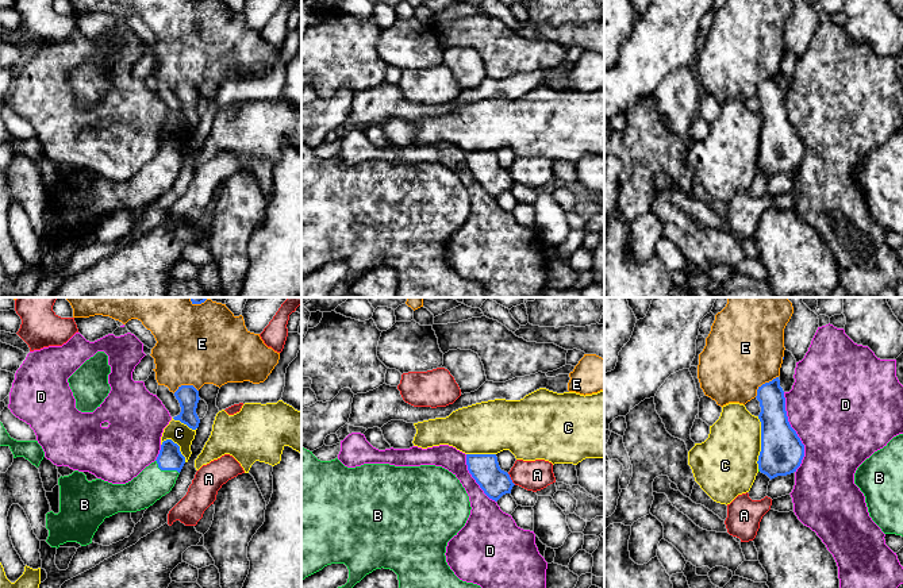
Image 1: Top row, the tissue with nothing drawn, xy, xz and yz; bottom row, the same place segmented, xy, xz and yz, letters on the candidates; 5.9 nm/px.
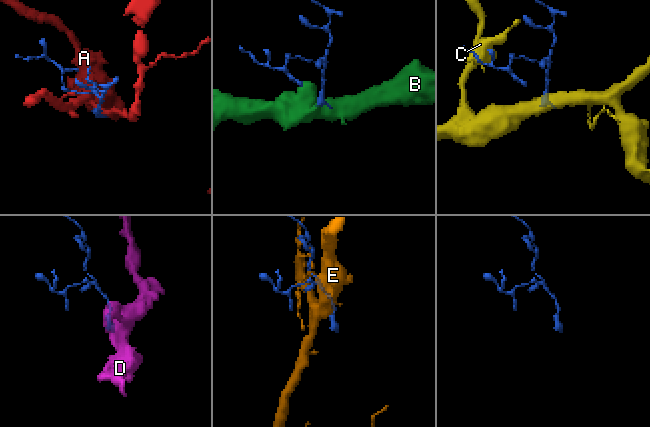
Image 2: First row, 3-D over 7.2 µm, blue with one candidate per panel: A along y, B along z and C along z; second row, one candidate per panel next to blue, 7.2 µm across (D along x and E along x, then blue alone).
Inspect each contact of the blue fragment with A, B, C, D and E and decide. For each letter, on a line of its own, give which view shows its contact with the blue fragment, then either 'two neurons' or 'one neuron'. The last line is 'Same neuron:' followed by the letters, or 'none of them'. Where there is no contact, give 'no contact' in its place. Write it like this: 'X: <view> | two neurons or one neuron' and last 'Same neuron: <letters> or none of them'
A: xz | two neurons
B: xy | one neuron
C: yz | two neurons
D: yz | two neurons
E: yz | two neurons
Same neuron: B

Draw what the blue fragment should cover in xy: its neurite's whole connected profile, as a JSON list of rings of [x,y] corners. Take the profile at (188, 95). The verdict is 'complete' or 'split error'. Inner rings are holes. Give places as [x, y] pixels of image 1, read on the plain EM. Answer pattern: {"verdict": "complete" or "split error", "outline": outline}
{"verdict": "complete", "outline": [[[181,82],[174,89],[174,93],[180,100],[181,109],[173,116],[180,118],[192,127],[196,127],[200,120],[200,116],[196,111],[197,100],[200,97],[199,88],[193,82]]]}

